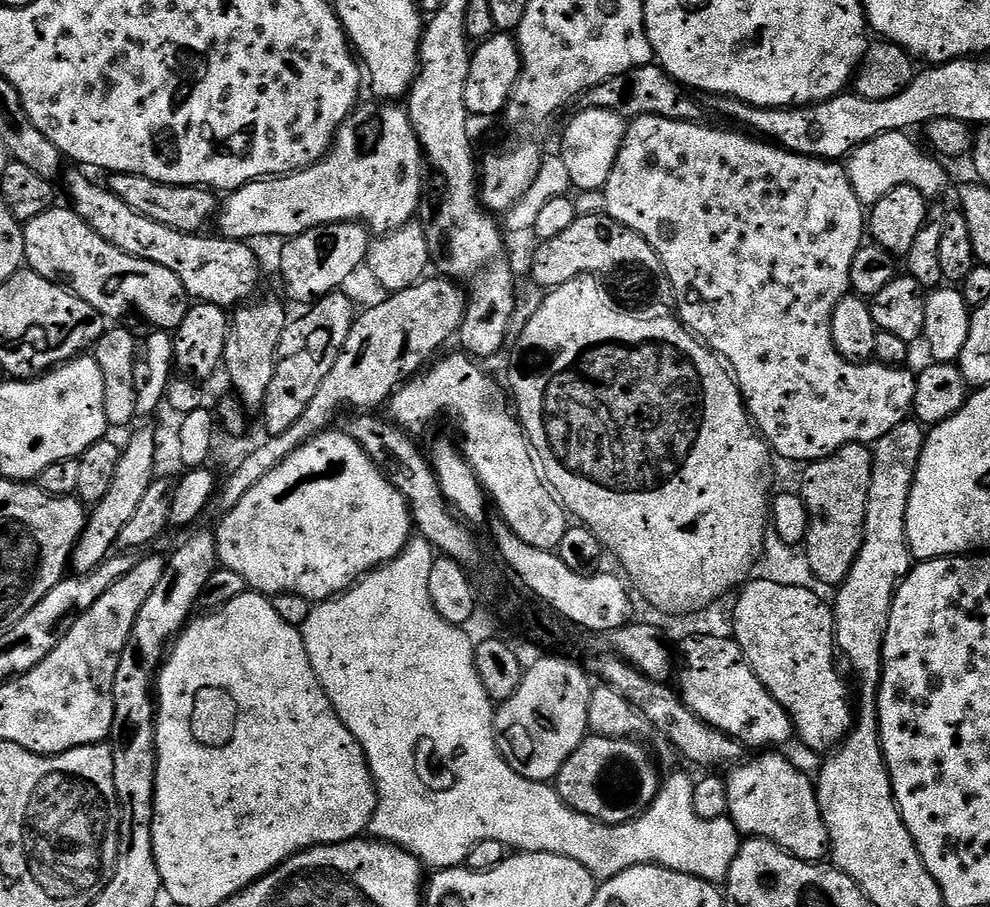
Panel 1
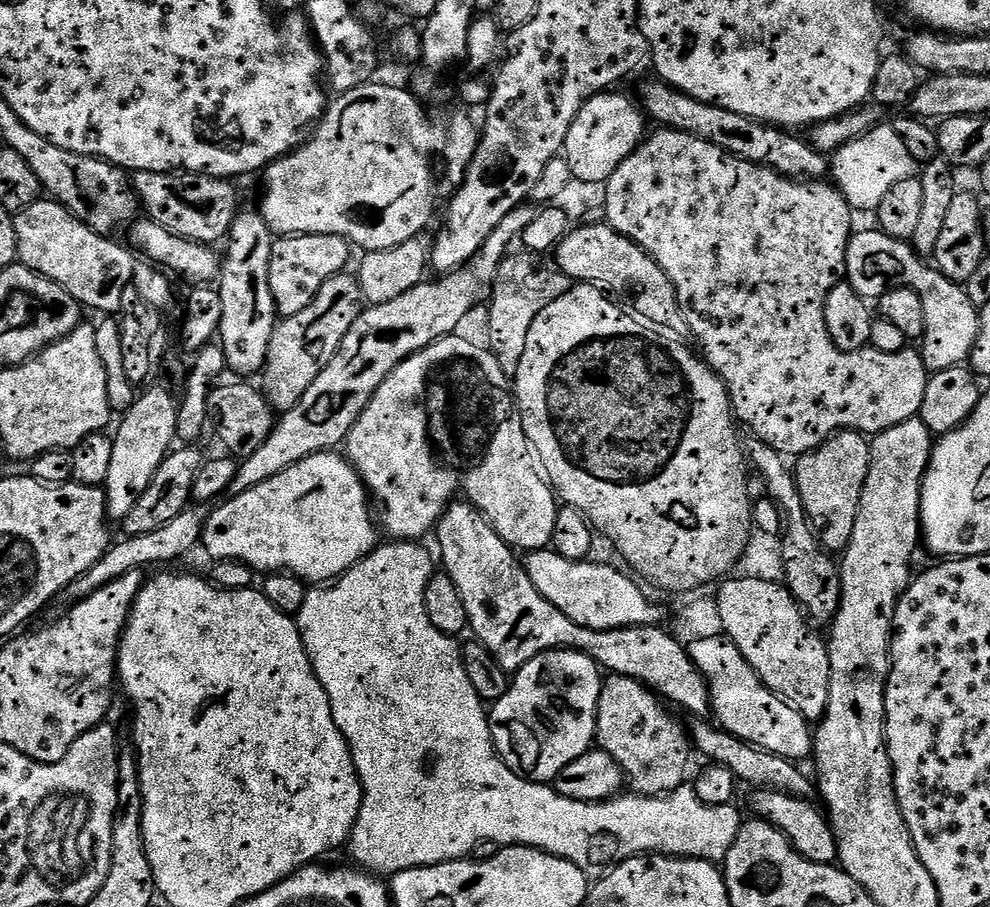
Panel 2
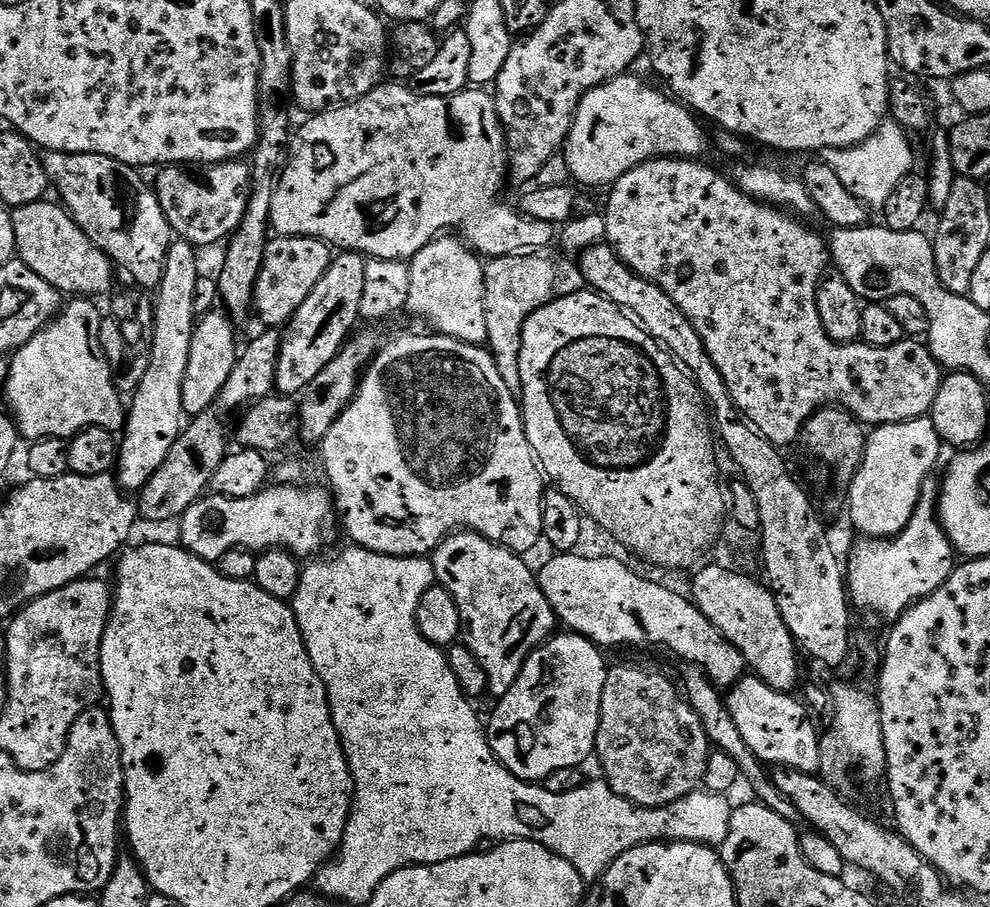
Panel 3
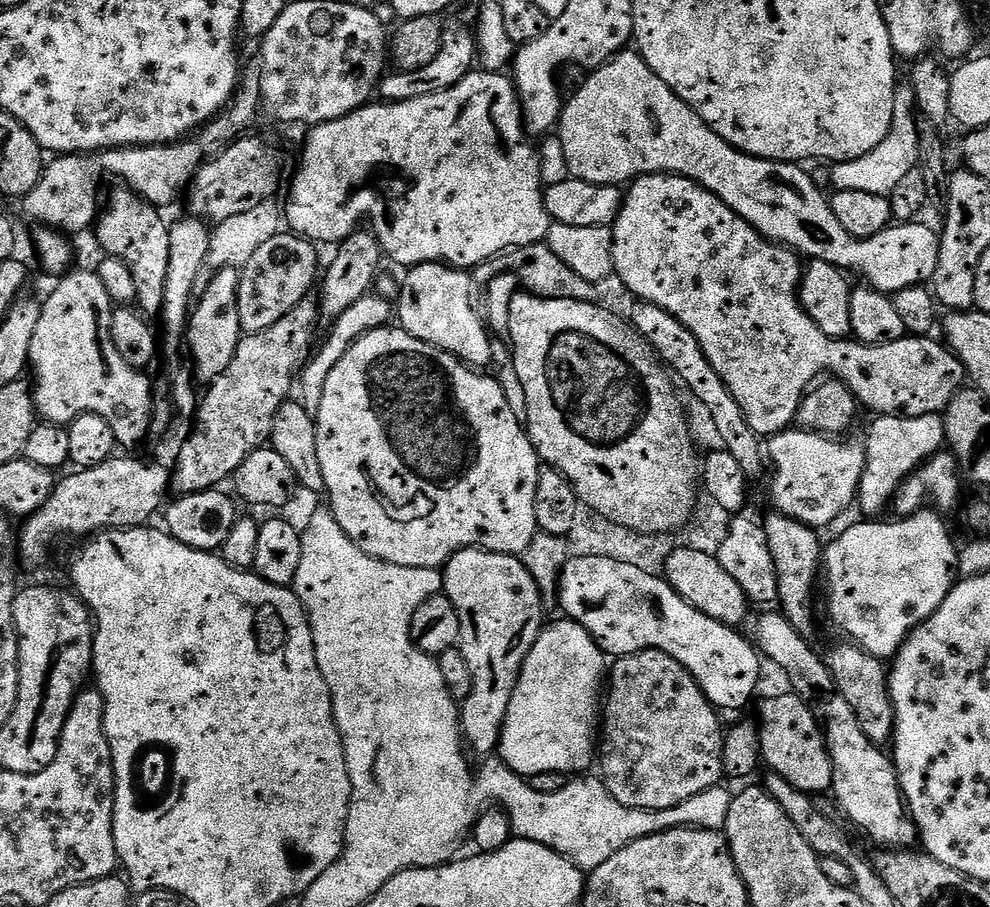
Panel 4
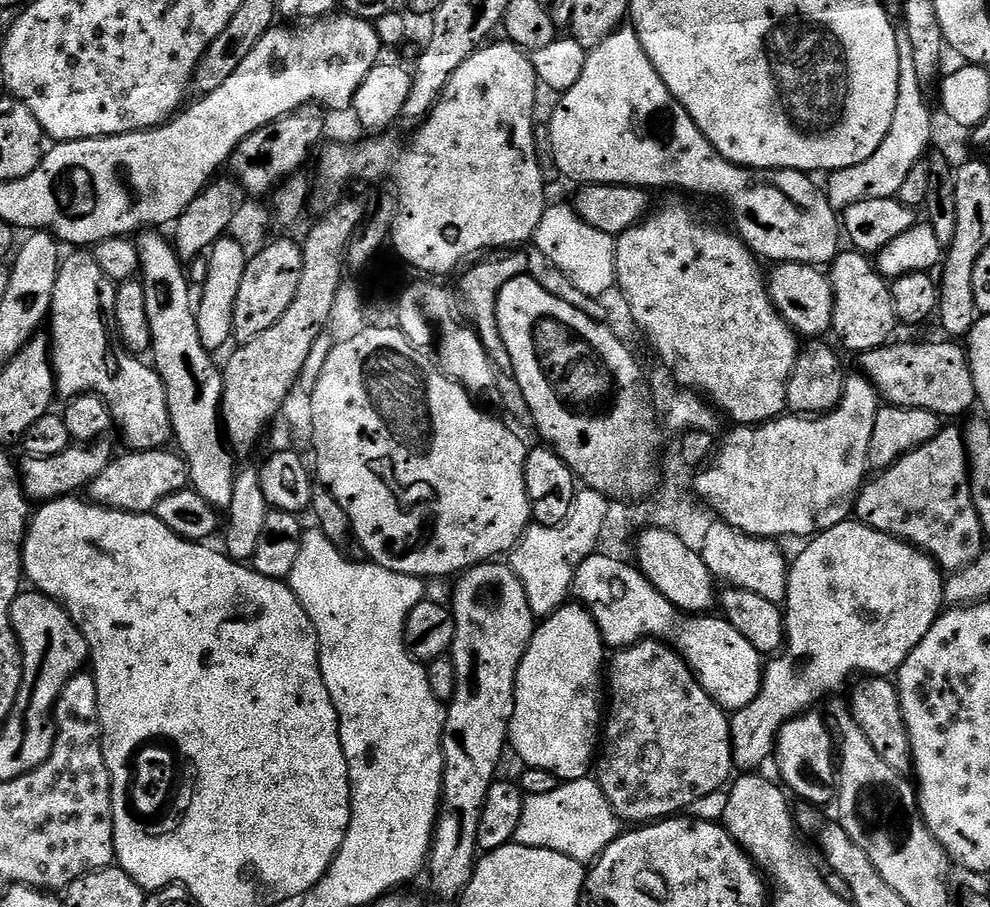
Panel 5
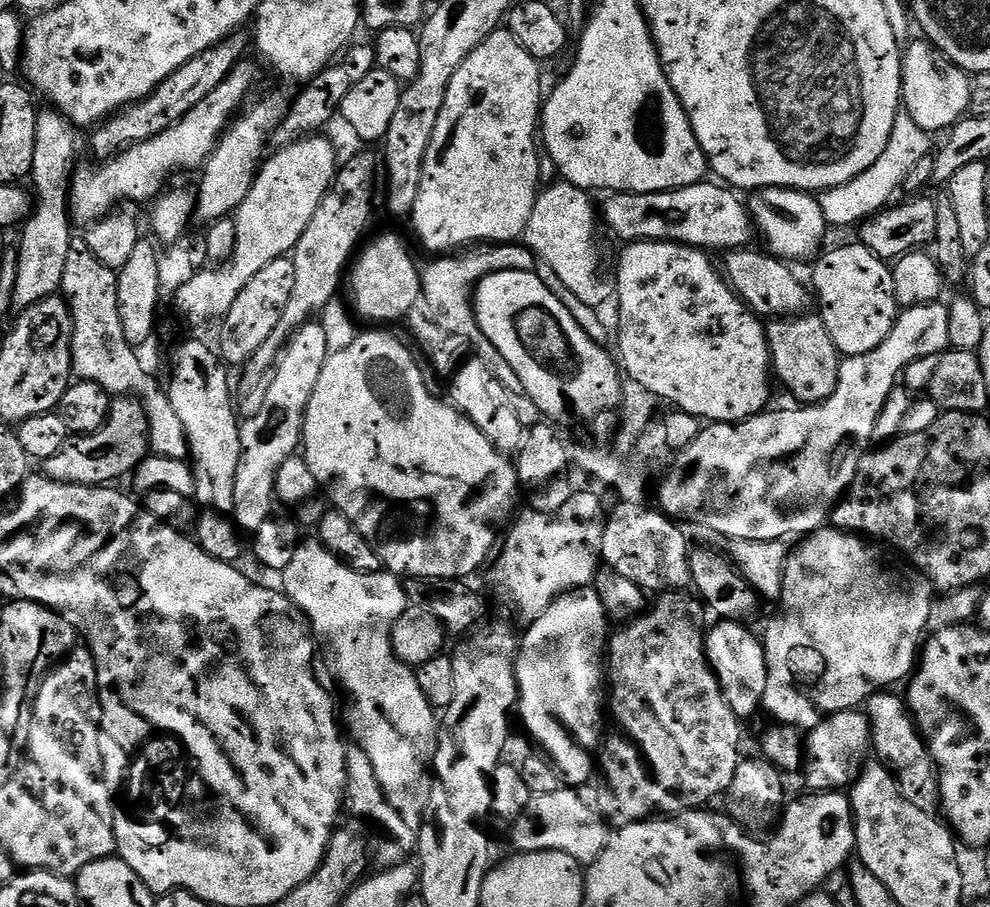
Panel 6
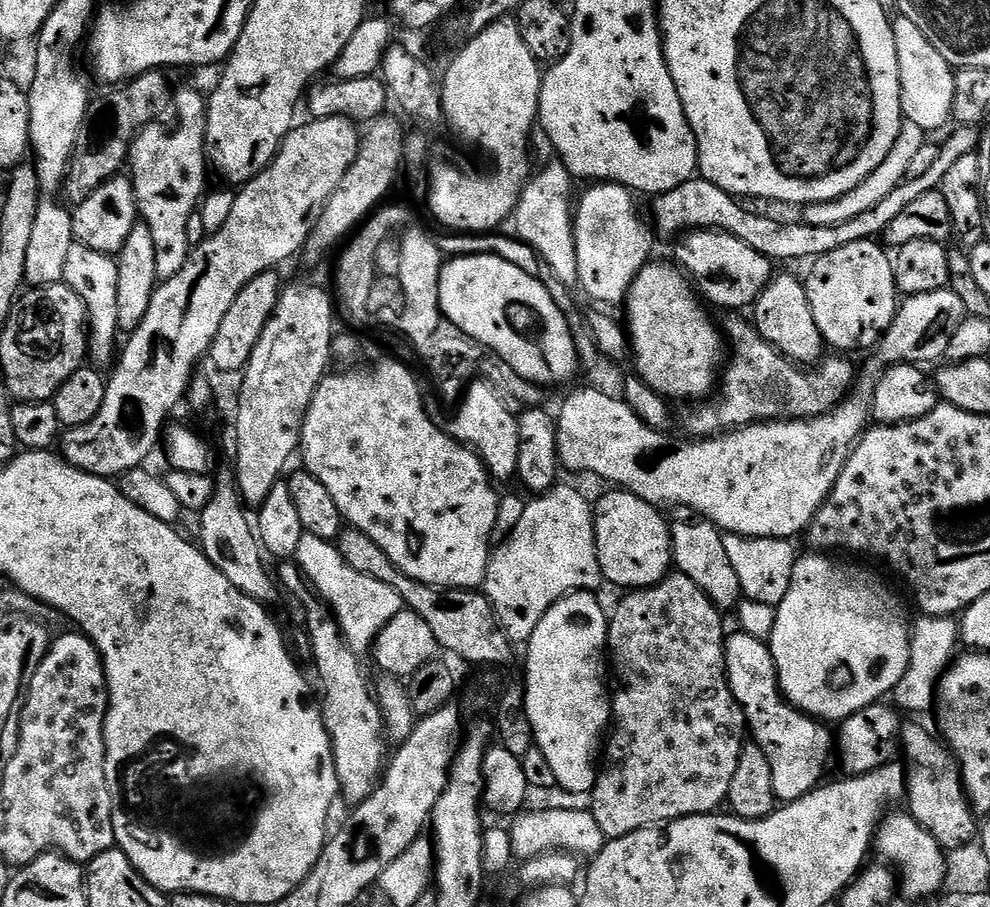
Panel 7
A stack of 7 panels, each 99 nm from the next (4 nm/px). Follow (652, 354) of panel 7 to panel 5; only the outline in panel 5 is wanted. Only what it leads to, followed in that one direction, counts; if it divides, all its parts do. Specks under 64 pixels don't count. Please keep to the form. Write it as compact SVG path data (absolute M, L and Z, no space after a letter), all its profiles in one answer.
M668 204L661 212L655 212L653 211L630 230L626 230L621 236L615 237L616 284L625 292L626 299L630 302L634 322L639 326L643 339L649 340L653 350L658 355L664 356L663 363L671 367L679 385L688 390L695 390L700 396L707 398L721 413L724 411L730 419L736 420L732 422L737 425L759 426L785 415L788 380L792 377L796 357L802 348L802 340L795 329L780 317L780 311L776 309L776 303L768 293L766 272L760 269L761 261L756 253L740 239L739 235L731 231L723 232L712 224L700 224L699 218L680 204Z

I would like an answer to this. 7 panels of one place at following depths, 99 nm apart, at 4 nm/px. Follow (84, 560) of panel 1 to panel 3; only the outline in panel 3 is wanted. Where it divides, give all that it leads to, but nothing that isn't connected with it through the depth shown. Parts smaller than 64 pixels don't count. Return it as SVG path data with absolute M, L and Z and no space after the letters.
M173 239L166 254L162 282L154 292L154 307L150 325L152 357L143 365L140 384L126 408L126 423L120 440L118 479L121 488L129 494L140 489L154 478L158 466L166 462L166 454L178 442L182 421L186 413L182 406L182 378L186 378L186 362L190 362L190 342L196 329L197 314L194 308L195 287L202 275L197 249L187 240Z

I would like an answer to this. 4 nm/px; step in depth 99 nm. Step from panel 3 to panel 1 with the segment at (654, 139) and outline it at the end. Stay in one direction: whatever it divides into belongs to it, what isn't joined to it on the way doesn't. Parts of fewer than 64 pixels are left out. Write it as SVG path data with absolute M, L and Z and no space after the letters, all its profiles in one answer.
M584 108L569 122L558 155L566 164L569 182L573 189L580 192L603 189L616 165L618 150L624 141L625 127L626 121L623 116L597 108Z

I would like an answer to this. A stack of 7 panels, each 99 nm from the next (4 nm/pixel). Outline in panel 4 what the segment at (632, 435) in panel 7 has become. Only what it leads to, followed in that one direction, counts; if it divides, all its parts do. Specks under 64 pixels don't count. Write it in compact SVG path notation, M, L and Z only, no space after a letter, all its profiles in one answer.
M785 430L767 441L770 472L772 468L772 504L779 515L802 522L808 528L824 530L851 504L853 507L857 503L866 454L859 439L844 439L848 438Z

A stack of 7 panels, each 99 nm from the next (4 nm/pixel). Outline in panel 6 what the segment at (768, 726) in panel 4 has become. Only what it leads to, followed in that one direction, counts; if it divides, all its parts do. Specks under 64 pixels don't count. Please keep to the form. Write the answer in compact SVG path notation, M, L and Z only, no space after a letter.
M853 710L851 712L839 712L833 716L828 716L818 725L811 729L806 736L806 763L802 768L802 777L809 784L813 793L838 792L847 789L866 767L866 761L872 752L872 731L867 715L863 711Z

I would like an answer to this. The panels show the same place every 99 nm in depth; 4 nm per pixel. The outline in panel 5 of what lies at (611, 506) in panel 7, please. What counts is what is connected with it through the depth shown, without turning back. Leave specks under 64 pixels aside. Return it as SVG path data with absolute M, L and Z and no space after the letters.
M648 527L639 535L635 563L640 573L685 614L708 614L717 607L718 586L706 566L701 553L692 549L687 539L672 533L668 528Z

